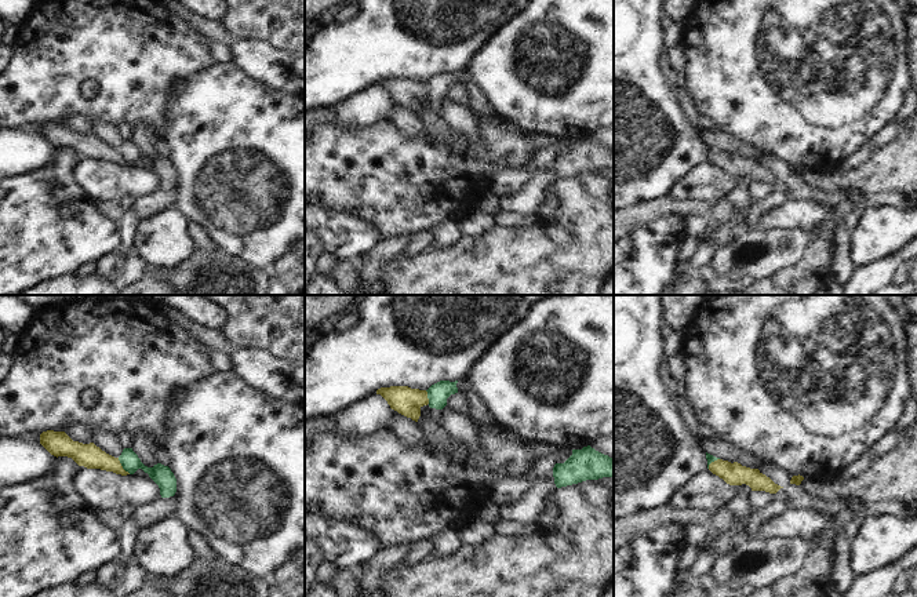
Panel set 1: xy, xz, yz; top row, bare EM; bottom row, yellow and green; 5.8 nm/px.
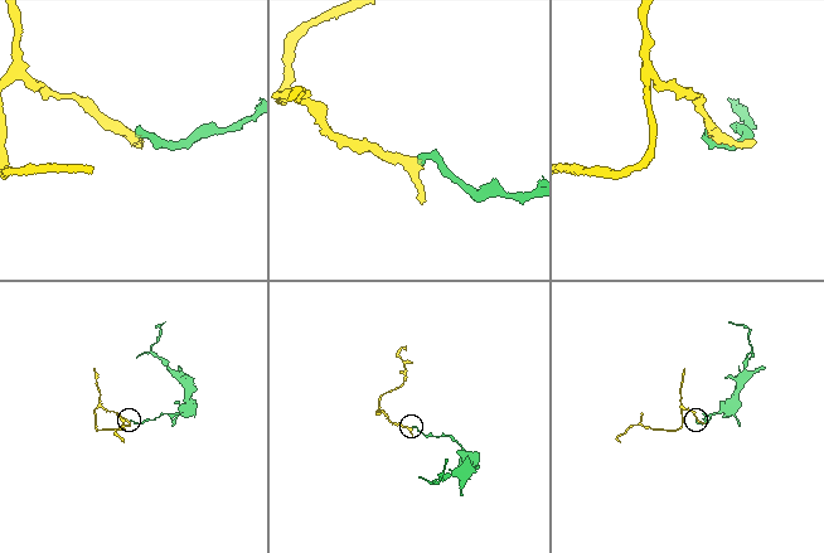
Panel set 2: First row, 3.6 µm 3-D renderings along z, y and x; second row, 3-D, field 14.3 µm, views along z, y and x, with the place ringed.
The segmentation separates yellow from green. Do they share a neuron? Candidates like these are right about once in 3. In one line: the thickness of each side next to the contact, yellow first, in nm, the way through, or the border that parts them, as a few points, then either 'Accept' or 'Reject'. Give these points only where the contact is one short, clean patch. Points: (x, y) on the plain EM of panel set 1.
Thickness 140 nm (yellow) against 120 nm. Boundary: xy (117, 149), (120, 156), (130, 164). Reject

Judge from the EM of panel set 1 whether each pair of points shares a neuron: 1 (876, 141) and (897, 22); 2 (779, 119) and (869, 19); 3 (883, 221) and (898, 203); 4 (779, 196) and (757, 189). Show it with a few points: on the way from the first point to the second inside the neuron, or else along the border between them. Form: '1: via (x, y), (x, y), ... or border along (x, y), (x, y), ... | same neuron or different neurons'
1: border along (892, 122), (866, 144) | different neurons
2: via (799, 94), (847, 44) | same neuron
3: border along (902, 208), (869, 207), (865, 210) | different neurons
4: border along (774, 185), (770, 193), (753, 201) | different neurons

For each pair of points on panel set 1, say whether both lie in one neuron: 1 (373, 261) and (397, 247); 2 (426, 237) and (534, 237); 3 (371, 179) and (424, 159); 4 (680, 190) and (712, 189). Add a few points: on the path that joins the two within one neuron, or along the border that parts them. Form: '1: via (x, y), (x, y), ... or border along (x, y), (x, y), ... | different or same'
1: via (378, 257), (392, 248) | same
2: border along (428, 246), (410, 257), (397, 258) | different
3: via (384, 179), (401, 179), (411, 170) | same
4: via (688, 193), (692, 189), (703, 189) | same

